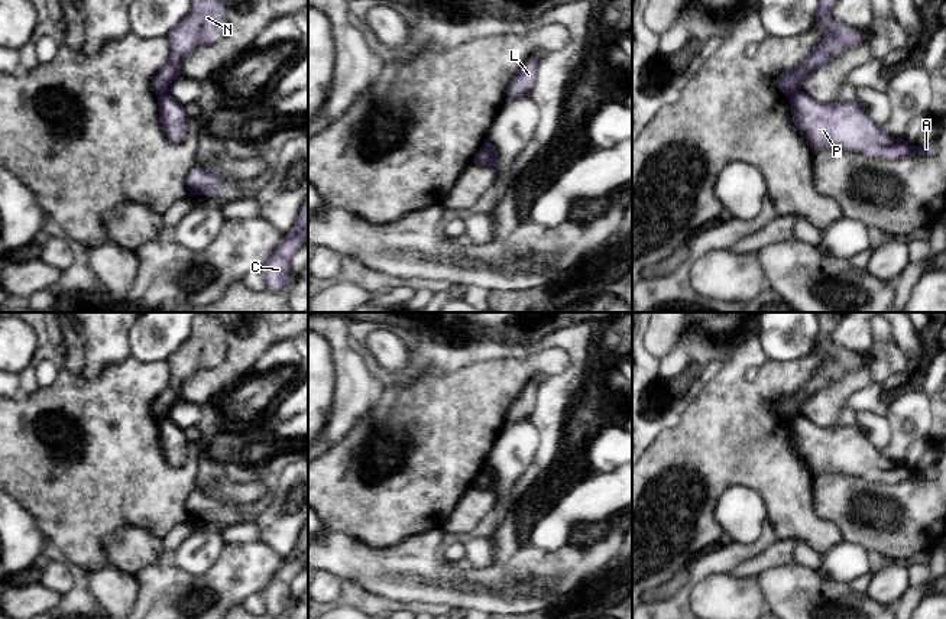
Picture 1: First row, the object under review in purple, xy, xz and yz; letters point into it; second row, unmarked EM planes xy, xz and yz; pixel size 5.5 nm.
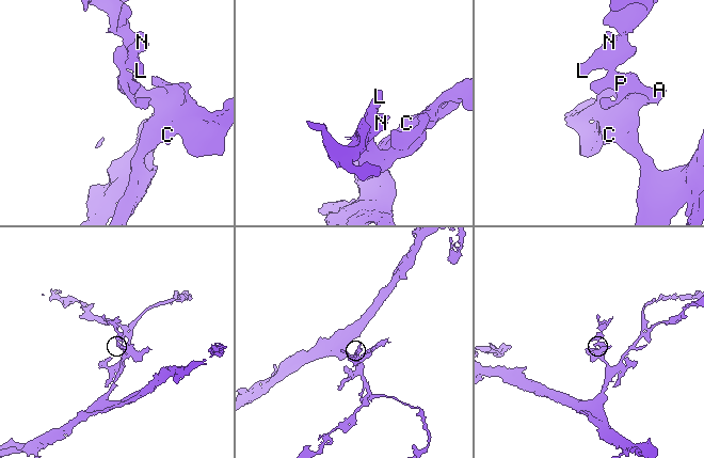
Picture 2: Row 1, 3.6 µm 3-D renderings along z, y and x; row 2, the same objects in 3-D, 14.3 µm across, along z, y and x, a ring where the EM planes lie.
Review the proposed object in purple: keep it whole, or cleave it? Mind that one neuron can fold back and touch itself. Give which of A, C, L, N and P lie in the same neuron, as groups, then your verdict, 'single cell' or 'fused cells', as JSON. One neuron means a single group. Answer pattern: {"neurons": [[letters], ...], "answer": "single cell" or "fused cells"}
{"neurons": [["A", "C", "P"], ["L", "N"]], "answer": "fused cells"}

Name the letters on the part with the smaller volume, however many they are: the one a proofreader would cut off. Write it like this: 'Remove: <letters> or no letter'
Remove: L, N

